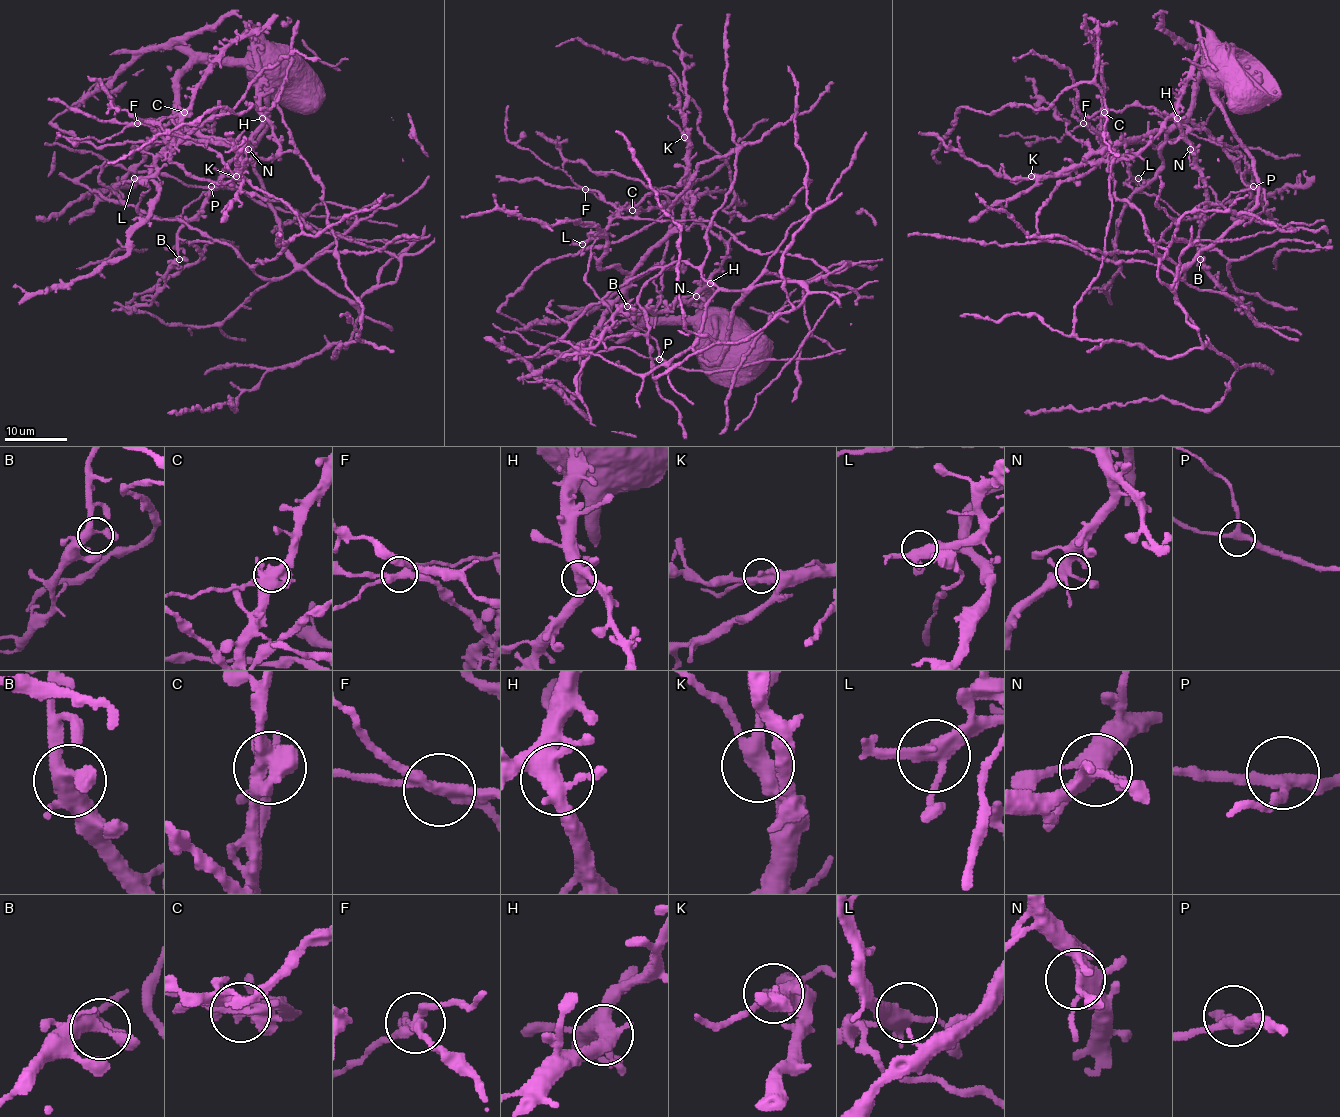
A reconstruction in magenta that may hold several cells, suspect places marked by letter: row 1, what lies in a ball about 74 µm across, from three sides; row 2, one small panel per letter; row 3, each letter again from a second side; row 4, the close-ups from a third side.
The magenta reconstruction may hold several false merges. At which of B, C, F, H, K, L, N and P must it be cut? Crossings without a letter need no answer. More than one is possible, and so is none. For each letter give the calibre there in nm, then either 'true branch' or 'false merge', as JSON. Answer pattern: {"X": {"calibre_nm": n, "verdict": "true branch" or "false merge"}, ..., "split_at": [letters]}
{"B": {"calibre_nm": 360, "verdict": "true branch"}, "C": {"calibre_nm": 480, "verdict": "false merge"}, "F": {"calibre_nm": 300, "verdict": "false merge"}, "H": {"calibre_nm": 440, "verdict": "true branch"}, "K": {"calibre_nm": 420, "verdict": "false merge"}, "L": {"calibre_nm": 400, "verdict": "true branch"}, "N": {"calibre_nm": 360, "verdict": "true branch"}, "P": {"calibre_nm": 280, "verdict": "true branch"}, "split_at": ["C", "F", "K"]}

